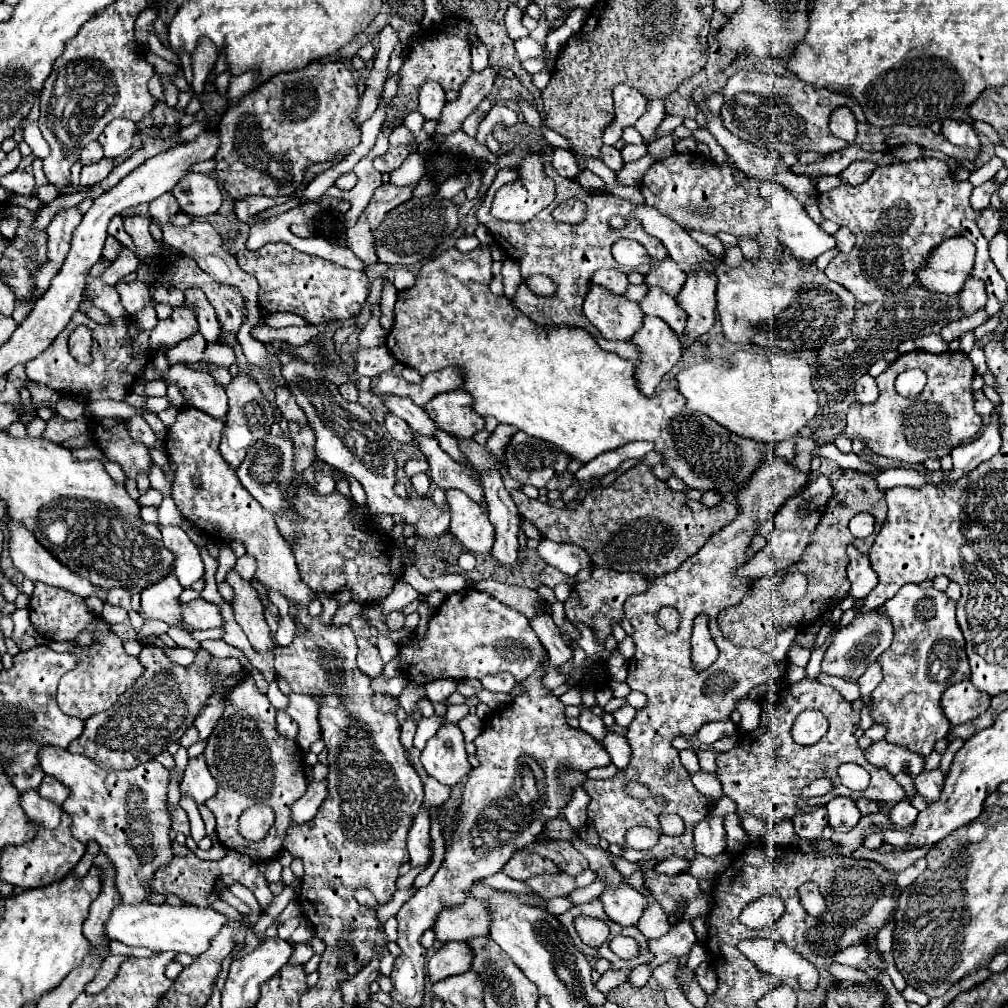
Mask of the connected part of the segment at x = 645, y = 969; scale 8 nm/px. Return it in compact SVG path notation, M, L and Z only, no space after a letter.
M643 962L643 964L639 964L639 966L633 968L629 983L635 987L645 986L647 980L651 978L651 974L653 974L653 966L649 962Z

